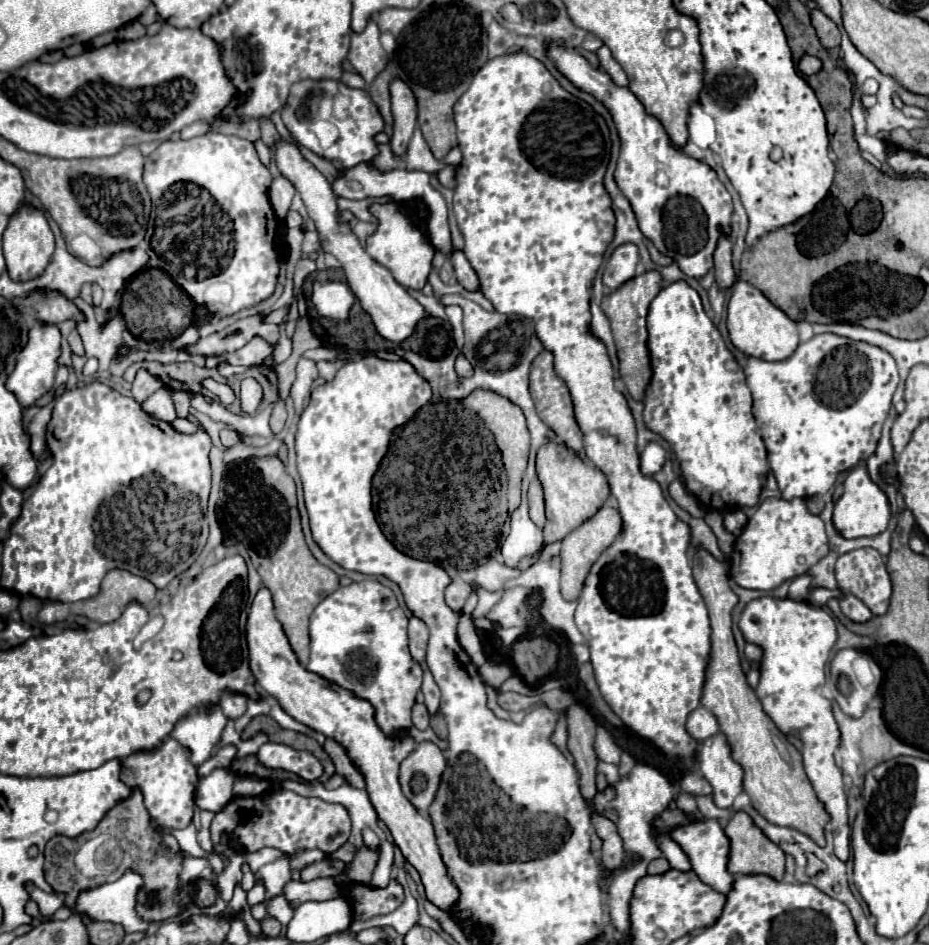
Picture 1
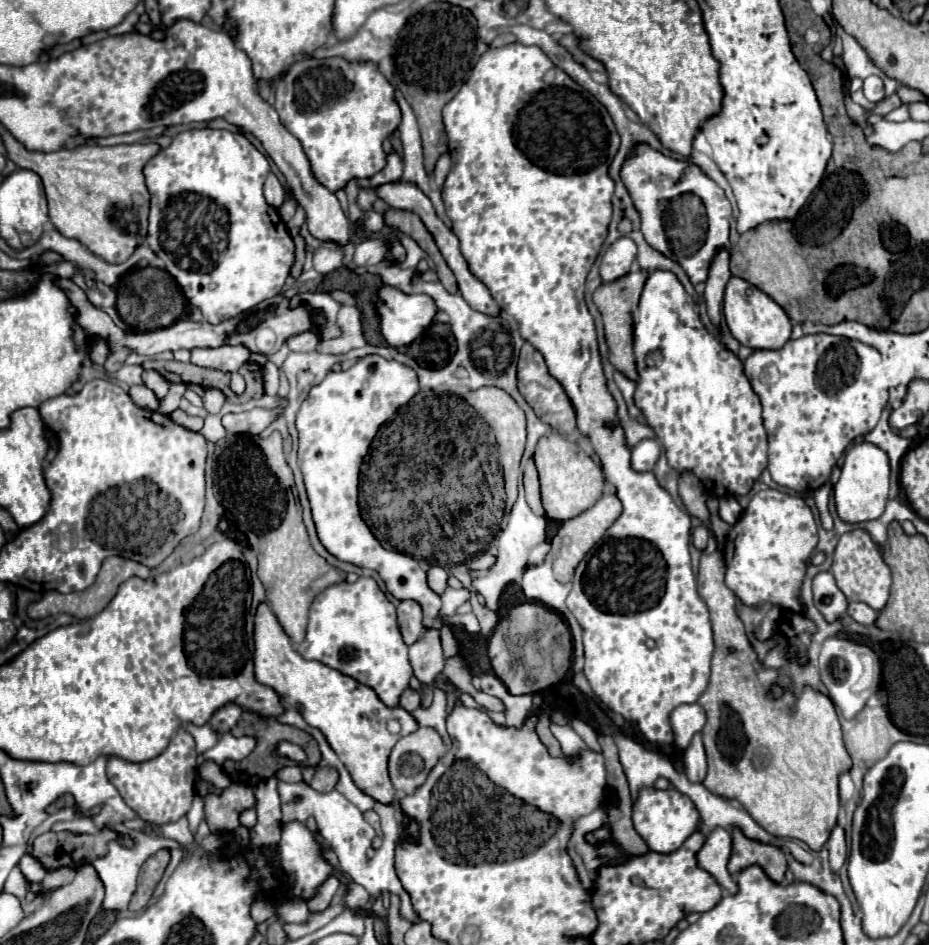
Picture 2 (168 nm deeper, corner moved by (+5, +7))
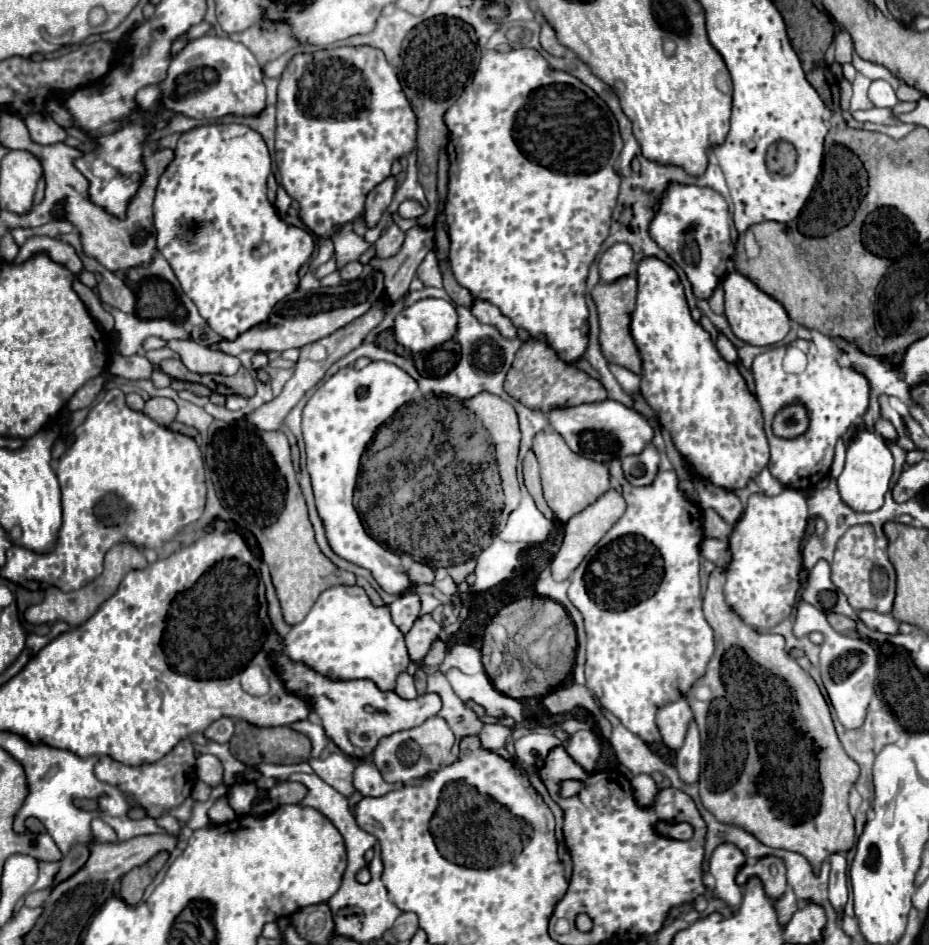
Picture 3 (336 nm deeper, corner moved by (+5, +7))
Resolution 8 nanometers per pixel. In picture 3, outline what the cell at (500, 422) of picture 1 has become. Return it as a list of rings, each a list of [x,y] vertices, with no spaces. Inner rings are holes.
[[[478,393],[476,397],[470,397],[468,401],[464,401],[464,405],[470,411],[476,413],[476,417],[484,423],[484,427],[488,429],[488,433],[494,439],[496,459],[498,459],[498,469],[500,469],[502,489],[504,489],[504,511],[502,511],[502,515],[506,517],[520,503],[520,487],[518,487],[518,479],[516,479],[516,461],[518,461],[518,447],[520,447],[520,427],[518,427],[516,411],[512,409],[512,405],[508,401],[504,401],[502,397],[498,397],[494,393]]]

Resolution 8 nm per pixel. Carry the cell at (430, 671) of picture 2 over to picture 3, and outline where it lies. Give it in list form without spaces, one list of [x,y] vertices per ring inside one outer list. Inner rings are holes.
[[[422,615],[416,619],[414,627],[406,633],[406,647],[410,653],[410,659],[420,667],[424,663],[426,653],[430,651],[432,643],[438,641],[440,623],[436,623],[430,615]]]

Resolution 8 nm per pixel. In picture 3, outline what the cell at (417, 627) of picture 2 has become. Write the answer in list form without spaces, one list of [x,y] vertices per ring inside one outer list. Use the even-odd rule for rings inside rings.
[[[402,595],[398,597],[394,603],[388,605],[390,613],[392,613],[392,621],[394,625],[402,631],[408,633],[408,629],[412,629],[416,617],[420,617],[420,597],[418,595]]]

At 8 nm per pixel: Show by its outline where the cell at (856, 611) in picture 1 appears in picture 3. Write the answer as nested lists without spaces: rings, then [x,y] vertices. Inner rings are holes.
[[[864,609],[864,611],[858,611],[858,619],[868,629],[882,631],[882,633],[898,633],[898,621],[892,615],[884,615],[884,613],[878,613],[878,611]]]

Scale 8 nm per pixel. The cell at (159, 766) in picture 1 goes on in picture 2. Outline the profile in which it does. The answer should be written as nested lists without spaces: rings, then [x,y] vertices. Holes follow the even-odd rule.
[[[180,727],[178,733],[172,737],[166,751],[150,761],[144,763],[130,763],[120,757],[108,757],[106,775],[112,785],[118,789],[122,799],[134,813],[154,825],[166,825],[178,821],[190,809],[192,797],[196,795],[196,779],[198,779],[198,753],[194,749],[192,735]]]

